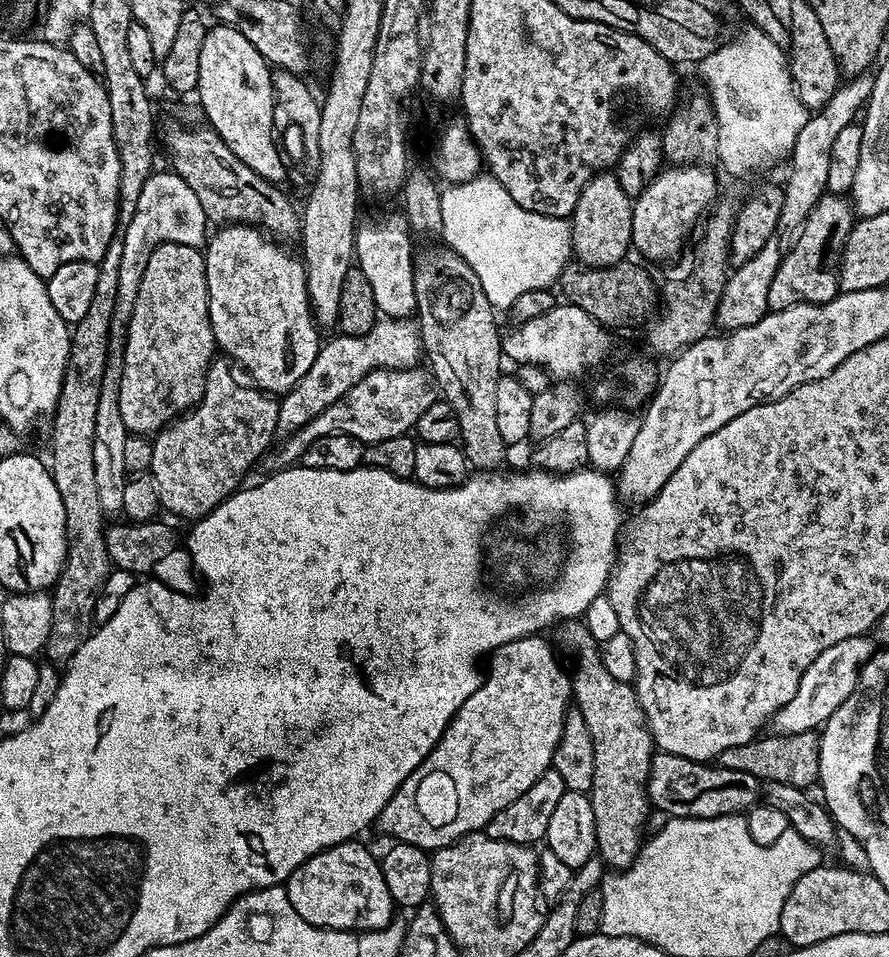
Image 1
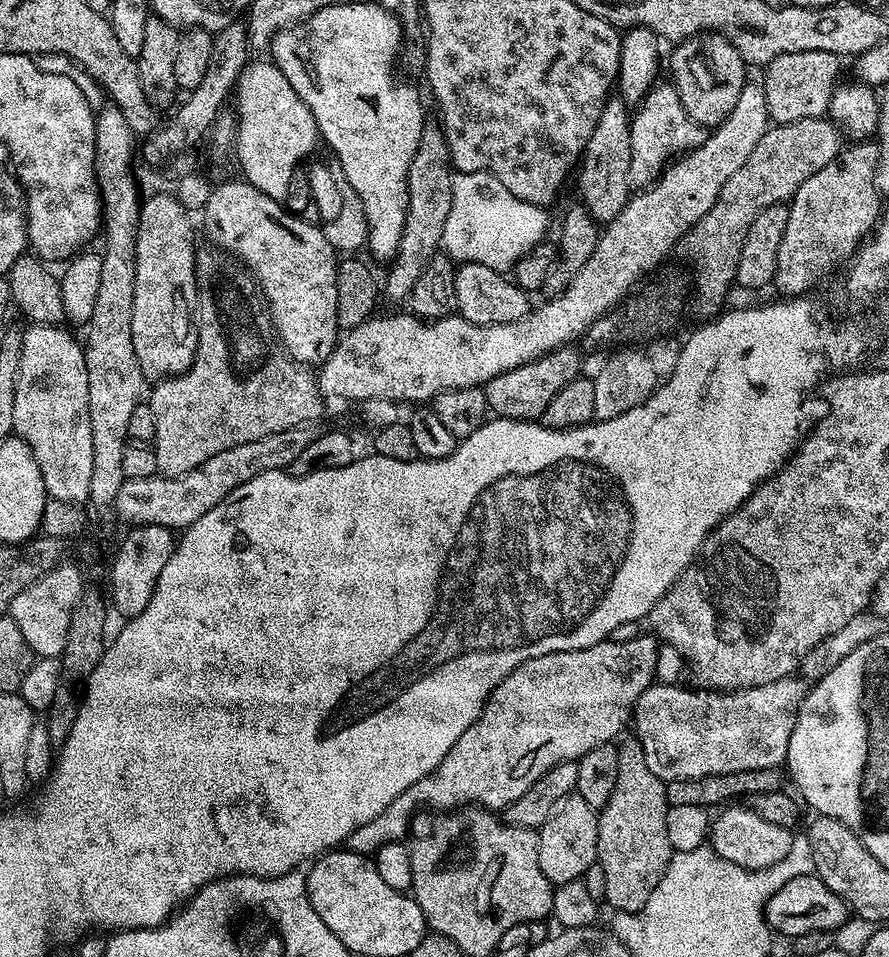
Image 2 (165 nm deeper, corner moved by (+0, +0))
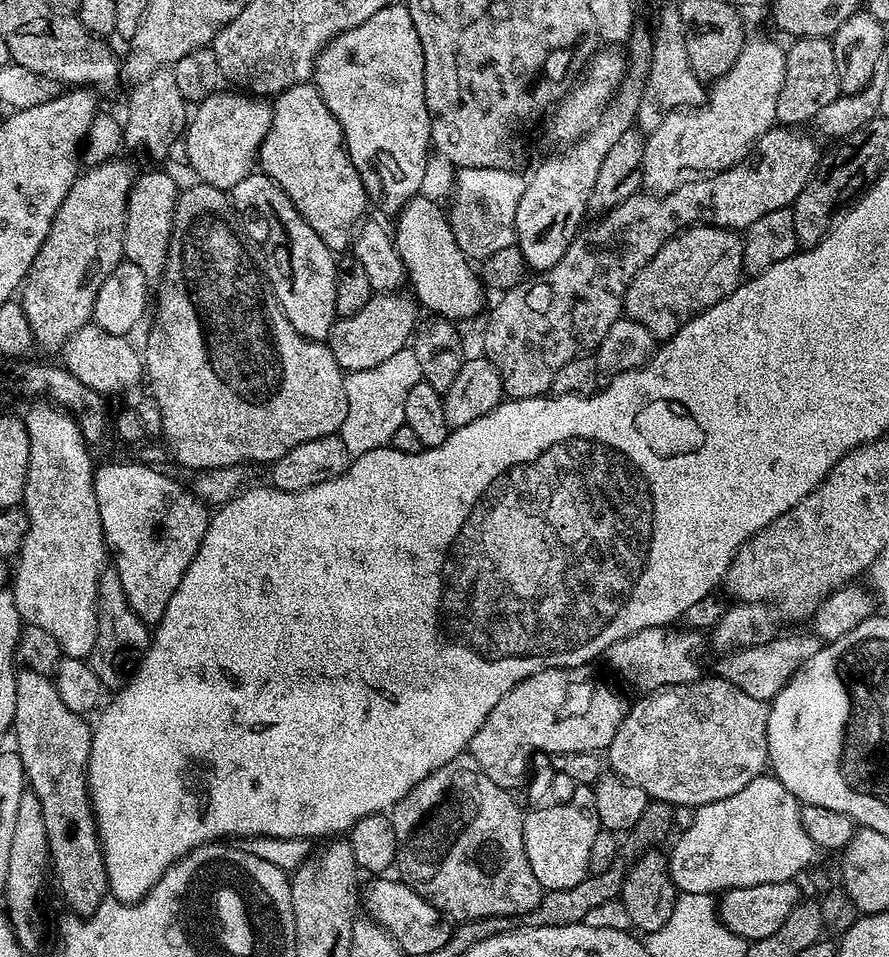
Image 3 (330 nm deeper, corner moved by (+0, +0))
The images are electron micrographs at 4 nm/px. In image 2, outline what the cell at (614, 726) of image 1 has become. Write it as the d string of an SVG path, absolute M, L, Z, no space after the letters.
M629 738L625 744L621 743L618 747L618 783L614 785L614 794L610 794L610 798L606 802L606 806L599 809L598 812L598 846L596 847L596 863L602 866L602 874L606 874L606 890L603 899L608 900L608 904L612 910L616 912L640 912L642 906L646 906L646 902L650 902L650 894L654 894L654 886L658 886L658 882L662 882L662 874L666 874L666 866L670 866L674 851L670 844L668 831L666 830L666 812L669 807L666 798L666 790L664 789L665 781L658 778L658 774L654 774L654 770L650 770L650 766L646 766L646 754L642 754L642 746L639 740Z

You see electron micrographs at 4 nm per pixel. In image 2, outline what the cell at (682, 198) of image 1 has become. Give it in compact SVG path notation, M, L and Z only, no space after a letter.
M657 82L630 116L630 185L643 190L659 179L673 158L702 146L709 133L686 114L678 90L670 82Z

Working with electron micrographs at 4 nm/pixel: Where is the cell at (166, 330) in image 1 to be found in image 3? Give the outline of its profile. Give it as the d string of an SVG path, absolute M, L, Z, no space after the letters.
M141 171L128 192L124 223L124 260L136 264L139 270L144 272L148 282L159 281L160 275L164 273L174 226L177 195L176 180L168 172Z

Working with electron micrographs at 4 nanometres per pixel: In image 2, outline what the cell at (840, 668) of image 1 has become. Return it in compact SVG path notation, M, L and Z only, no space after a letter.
M795 675L783 676L778 682L766 682L766 686L757 688L741 688L738 692L680 687L679 683L653 682L640 695L634 709L635 739L642 746L642 754L646 754L646 766L650 766L650 770L654 770L660 780L697 780L714 774L780 768L787 761L790 734L806 704L806 684L803 679Z

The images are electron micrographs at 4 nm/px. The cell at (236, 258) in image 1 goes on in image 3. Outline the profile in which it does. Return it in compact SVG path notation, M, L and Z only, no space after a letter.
M253 170L242 178L230 191L231 200L240 200L244 209L260 208L260 212L268 212L280 228L284 228L284 236L280 240L271 240L266 251L272 259L272 265L266 268L266 276L270 287L276 293L276 301L286 314L290 326L298 330L308 340L327 341L328 335L338 319L334 306L334 290L336 289L337 257L328 249L326 242L298 214L294 202L269 176L259 170Z

